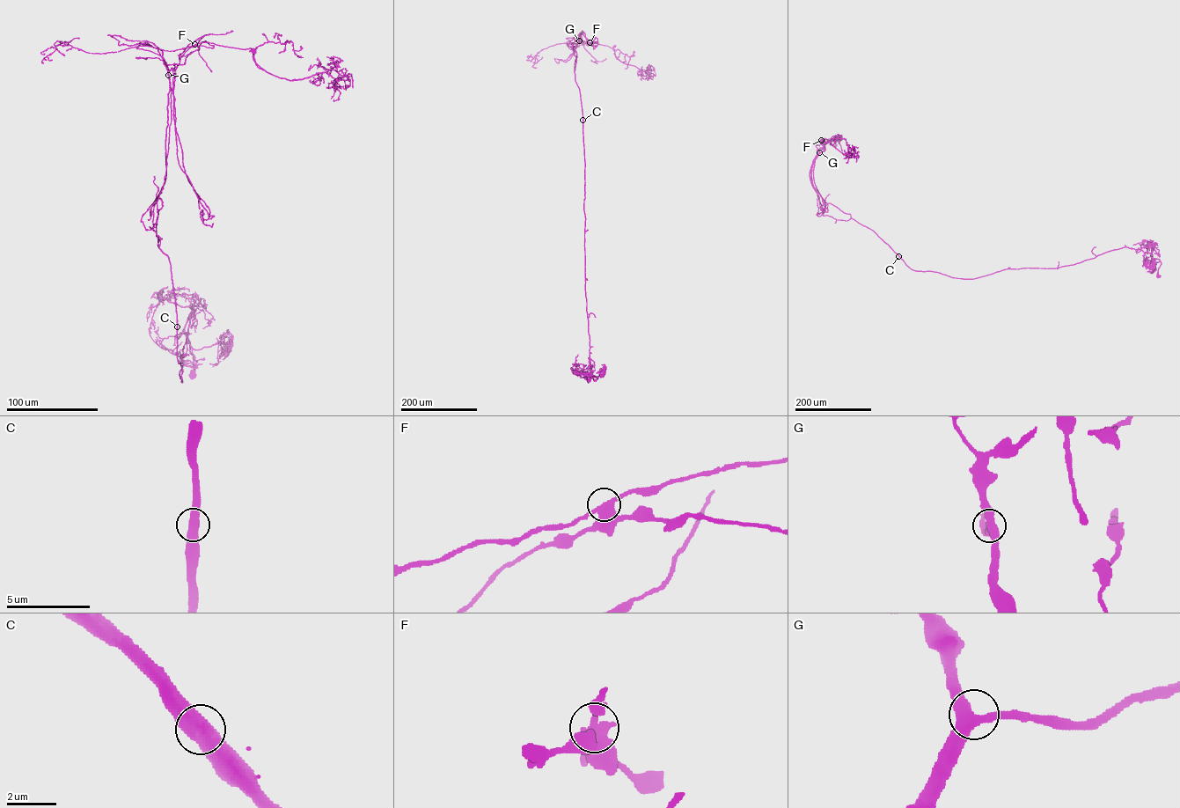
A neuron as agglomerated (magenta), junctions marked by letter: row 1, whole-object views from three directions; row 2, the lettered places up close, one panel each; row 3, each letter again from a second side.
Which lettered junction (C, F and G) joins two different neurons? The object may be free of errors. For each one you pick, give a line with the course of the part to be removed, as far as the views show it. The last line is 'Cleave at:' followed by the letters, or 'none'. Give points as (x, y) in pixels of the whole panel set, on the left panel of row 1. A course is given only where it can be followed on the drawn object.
F: (194, 44), (251, 48), (260, 67), (289, 80), (335, 69), (341, 77), (336, 82), (340, 86), (331, 99)
Cleave at: F

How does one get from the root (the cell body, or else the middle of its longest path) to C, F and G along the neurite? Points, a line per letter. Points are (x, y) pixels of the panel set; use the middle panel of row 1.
C: (589, 379), (588, 382), (584, 375), (590, 361), (585, 290), (582, 120)
F: (589, 379), (588, 382), (584, 375), (590, 361), (582, 115), (574, 71), (578, 34), (583, 44), (590, 42)
G: (589, 379), (588, 382), (584, 375), (590, 361), (582, 115), (574, 72), (579, 40)

